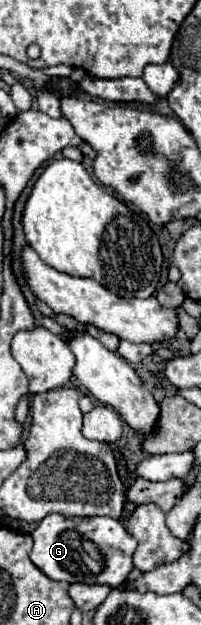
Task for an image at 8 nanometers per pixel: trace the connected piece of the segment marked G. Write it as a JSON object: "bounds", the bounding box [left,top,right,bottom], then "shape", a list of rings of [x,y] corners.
{"bounds":[29,513,137,587],"shape":[[[53,513],[37,525],[31,537],[35,541],[29,553],[33,565],[53,581],[119,587],[121,583],[125,583],[133,569],[133,553],[137,549],[137,539],[129,535],[117,519],[111,517],[79,519]]]}

